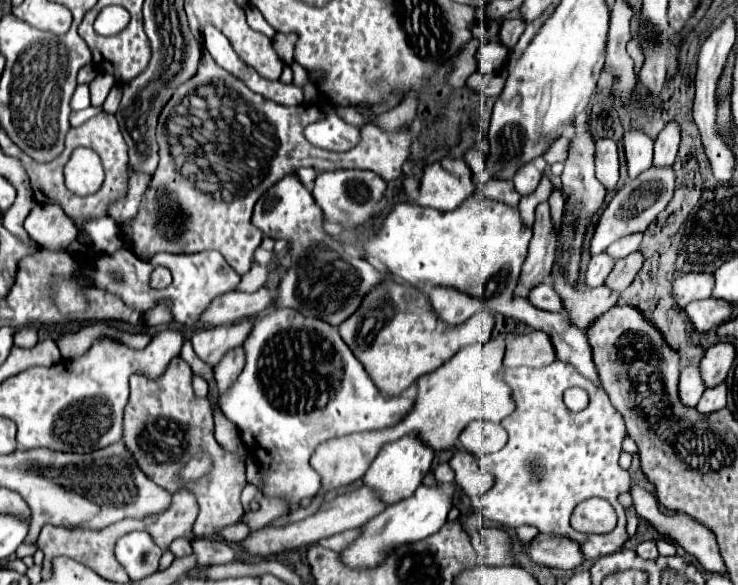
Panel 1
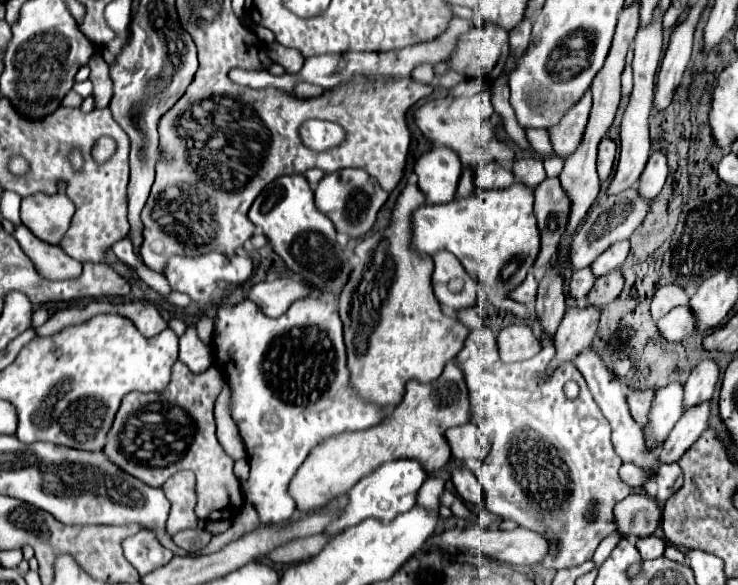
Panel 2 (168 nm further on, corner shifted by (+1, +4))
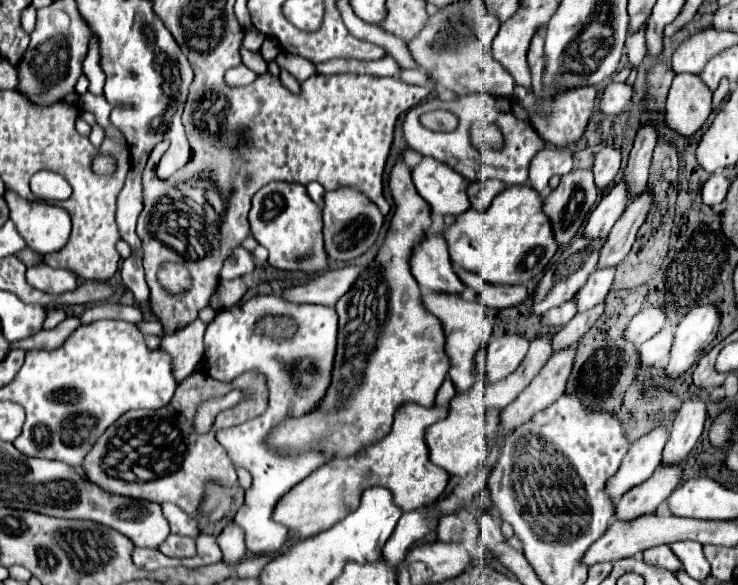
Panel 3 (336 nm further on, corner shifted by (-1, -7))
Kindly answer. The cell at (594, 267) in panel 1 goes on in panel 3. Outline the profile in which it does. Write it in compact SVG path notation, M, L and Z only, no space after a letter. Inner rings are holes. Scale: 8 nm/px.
M570 300L558 308L552 308L548 310L544 316L542 316L542 324L544 326L550 326L550 328L558 328L558 326L564 326L568 324L576 314L576 304Z

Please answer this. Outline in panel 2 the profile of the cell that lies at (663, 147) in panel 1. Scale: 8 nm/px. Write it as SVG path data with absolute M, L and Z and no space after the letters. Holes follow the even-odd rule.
M654 151L640 177L640 193L648 199L654 199L660 193L660 189L664 187L666 177L668 177L666 155L662 151Z

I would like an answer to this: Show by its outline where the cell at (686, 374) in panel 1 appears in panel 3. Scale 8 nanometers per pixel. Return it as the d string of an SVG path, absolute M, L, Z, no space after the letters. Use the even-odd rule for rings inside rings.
M658 426L654 428L650 434L642 436L640 440L636 440L628 454L624 456L616 476L612 476L606 484L606 492L610 496L610 500L620 500L620 496L624 496L624 492L632 490L634 486L642 484L644 480L648 480L654 470L660 464L660 456L662 456L662 448L668 440L668 428L666 426Z

